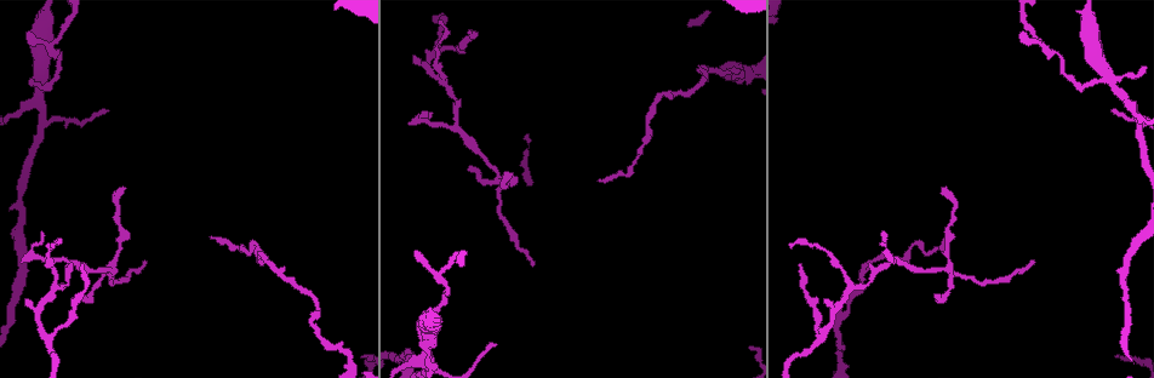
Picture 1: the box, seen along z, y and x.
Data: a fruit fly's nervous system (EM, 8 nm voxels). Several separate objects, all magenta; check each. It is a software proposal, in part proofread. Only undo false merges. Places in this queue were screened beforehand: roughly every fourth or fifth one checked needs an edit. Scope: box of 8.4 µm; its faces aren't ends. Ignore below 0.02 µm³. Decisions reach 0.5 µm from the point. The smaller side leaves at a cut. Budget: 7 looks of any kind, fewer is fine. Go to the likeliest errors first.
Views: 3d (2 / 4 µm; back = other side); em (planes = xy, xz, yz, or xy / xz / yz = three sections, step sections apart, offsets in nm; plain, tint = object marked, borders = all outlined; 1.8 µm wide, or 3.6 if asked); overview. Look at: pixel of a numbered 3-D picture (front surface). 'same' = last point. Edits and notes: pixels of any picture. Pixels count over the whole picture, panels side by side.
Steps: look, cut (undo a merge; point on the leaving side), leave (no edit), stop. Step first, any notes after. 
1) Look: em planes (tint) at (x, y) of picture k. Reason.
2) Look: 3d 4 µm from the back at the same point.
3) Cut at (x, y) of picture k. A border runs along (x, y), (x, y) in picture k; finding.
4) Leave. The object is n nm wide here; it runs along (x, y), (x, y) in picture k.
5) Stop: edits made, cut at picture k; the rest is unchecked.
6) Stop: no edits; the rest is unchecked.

Look: em xy step 16 (tint) at (1103, 73) of picture 1. Branch point.

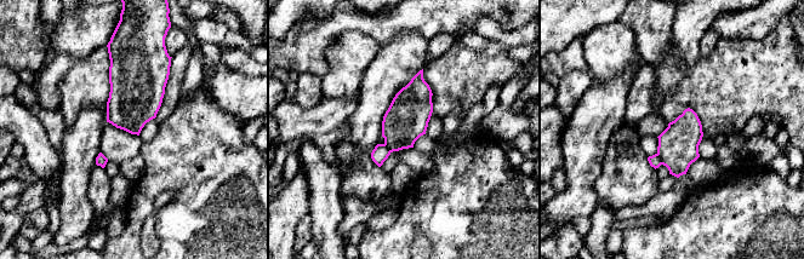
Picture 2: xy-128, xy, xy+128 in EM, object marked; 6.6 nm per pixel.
Cut at (655, 161) of picture 2. The object is 180 nm wide here; a border runs along (656, 154), (662, 163) in picture 2; a second neuron is stuck on.

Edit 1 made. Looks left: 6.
Look: overview. Redraw.

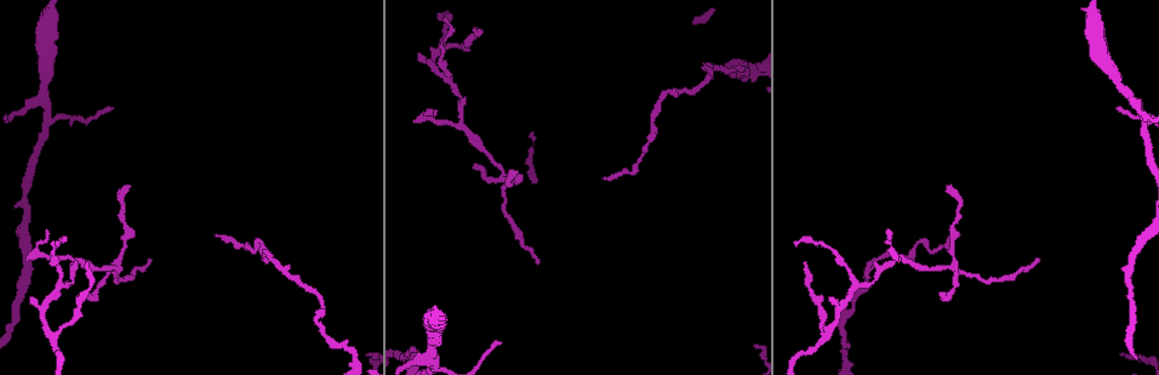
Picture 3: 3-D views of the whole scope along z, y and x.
Look: em planes (tint) at (115, 271) of picture 3. Abrupt turn.

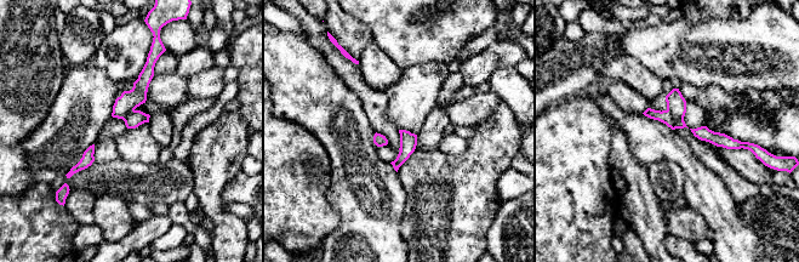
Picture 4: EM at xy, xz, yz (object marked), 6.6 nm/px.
Cut at (675, 103) of picture 4. The part that leaves runs along (149, 60), (140, 90), (115, 114) in picture 4; two neurons meet here.

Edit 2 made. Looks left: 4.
Look: overview. See it whole again.

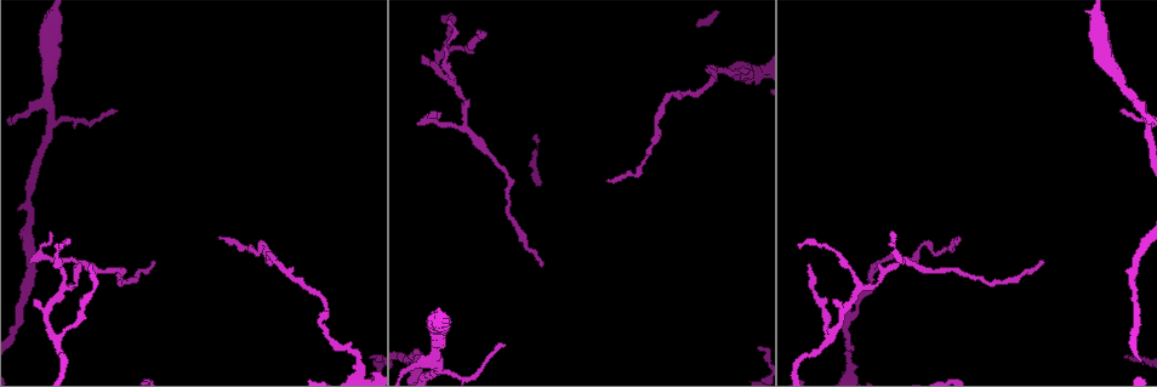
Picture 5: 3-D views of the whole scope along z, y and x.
Look: 3d 2 µm at (741, 69) of picture 5. Abrupt turn.

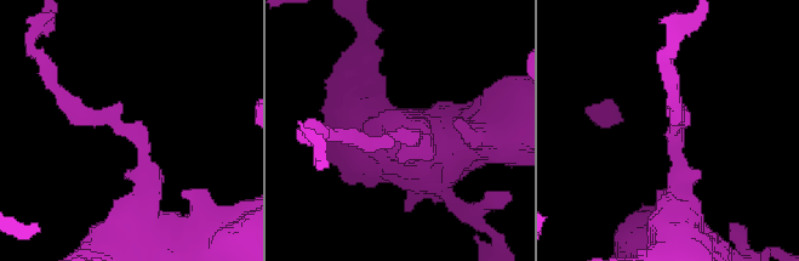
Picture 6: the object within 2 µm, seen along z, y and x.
Look: em xz step 16 (tint) at (121, 125) of picture 6. Now the EM.

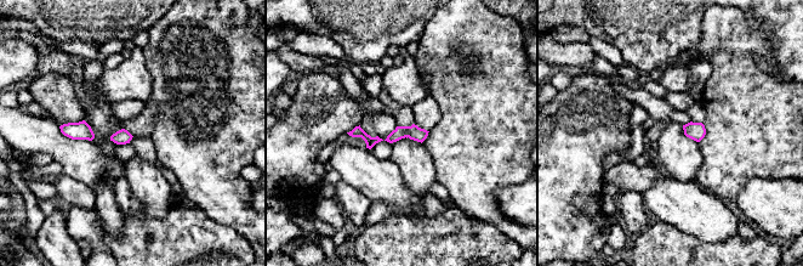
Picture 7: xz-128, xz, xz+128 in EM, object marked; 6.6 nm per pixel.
Look: em planes (borders) at the same point.

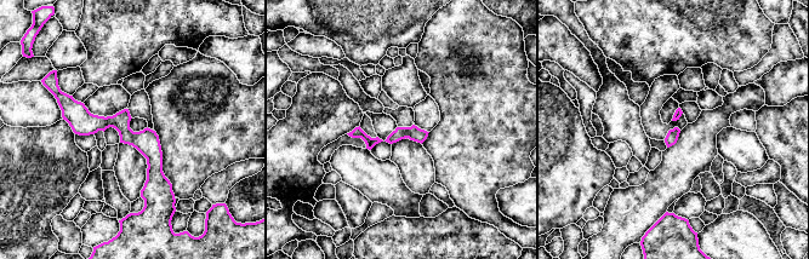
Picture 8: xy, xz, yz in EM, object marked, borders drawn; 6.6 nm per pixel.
Leave. It runs along (67, 98), (154, 156), (148, 203) in picture 8; one neuron here.

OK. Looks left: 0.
Stop: edits made, cut at picture 2, cut at picture 4; the rest is unchecked.

